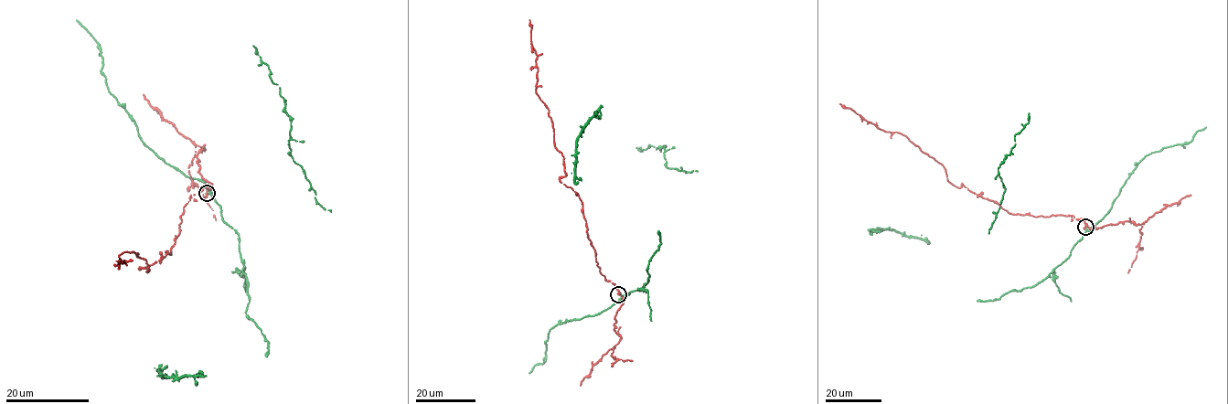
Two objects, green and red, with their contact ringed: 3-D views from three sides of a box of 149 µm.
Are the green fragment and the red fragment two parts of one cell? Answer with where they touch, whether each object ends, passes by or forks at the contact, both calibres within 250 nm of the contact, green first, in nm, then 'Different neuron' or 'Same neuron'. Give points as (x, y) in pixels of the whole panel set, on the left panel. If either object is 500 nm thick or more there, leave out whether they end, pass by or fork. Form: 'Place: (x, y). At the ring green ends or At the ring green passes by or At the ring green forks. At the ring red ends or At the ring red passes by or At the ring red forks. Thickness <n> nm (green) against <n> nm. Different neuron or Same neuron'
Place: (207, 193). At the ring green ends. At the ring red ends. Thickness 320 nm (green) against 320 nm. Different neuron

